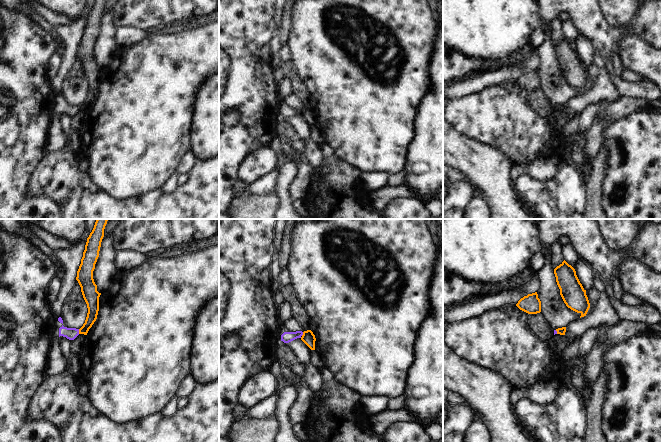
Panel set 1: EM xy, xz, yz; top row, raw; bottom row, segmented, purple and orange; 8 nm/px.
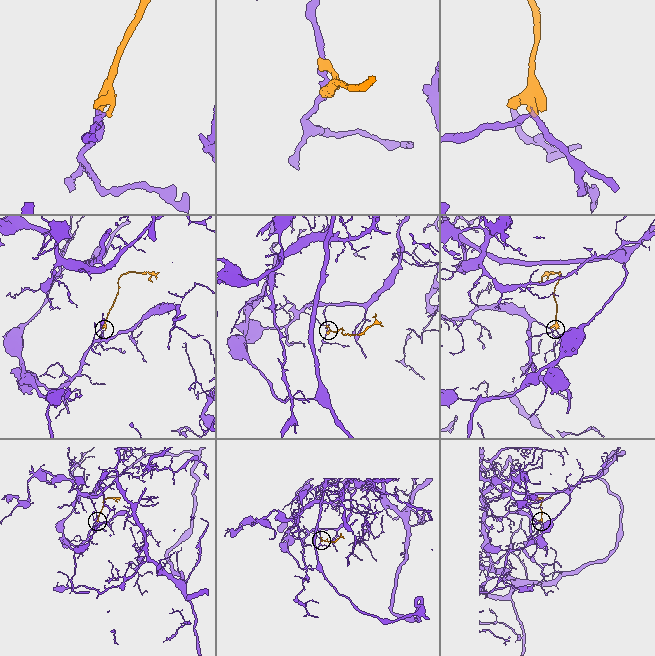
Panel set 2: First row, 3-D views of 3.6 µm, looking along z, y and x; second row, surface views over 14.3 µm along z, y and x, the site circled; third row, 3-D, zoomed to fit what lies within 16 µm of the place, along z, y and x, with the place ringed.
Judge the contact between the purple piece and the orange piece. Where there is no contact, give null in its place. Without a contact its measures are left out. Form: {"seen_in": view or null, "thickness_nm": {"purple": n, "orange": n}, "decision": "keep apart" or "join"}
{"seen_in": "xy", "thickness_nm": {"purple": 100, "orange": 100}, "decision": "keep apart"}

